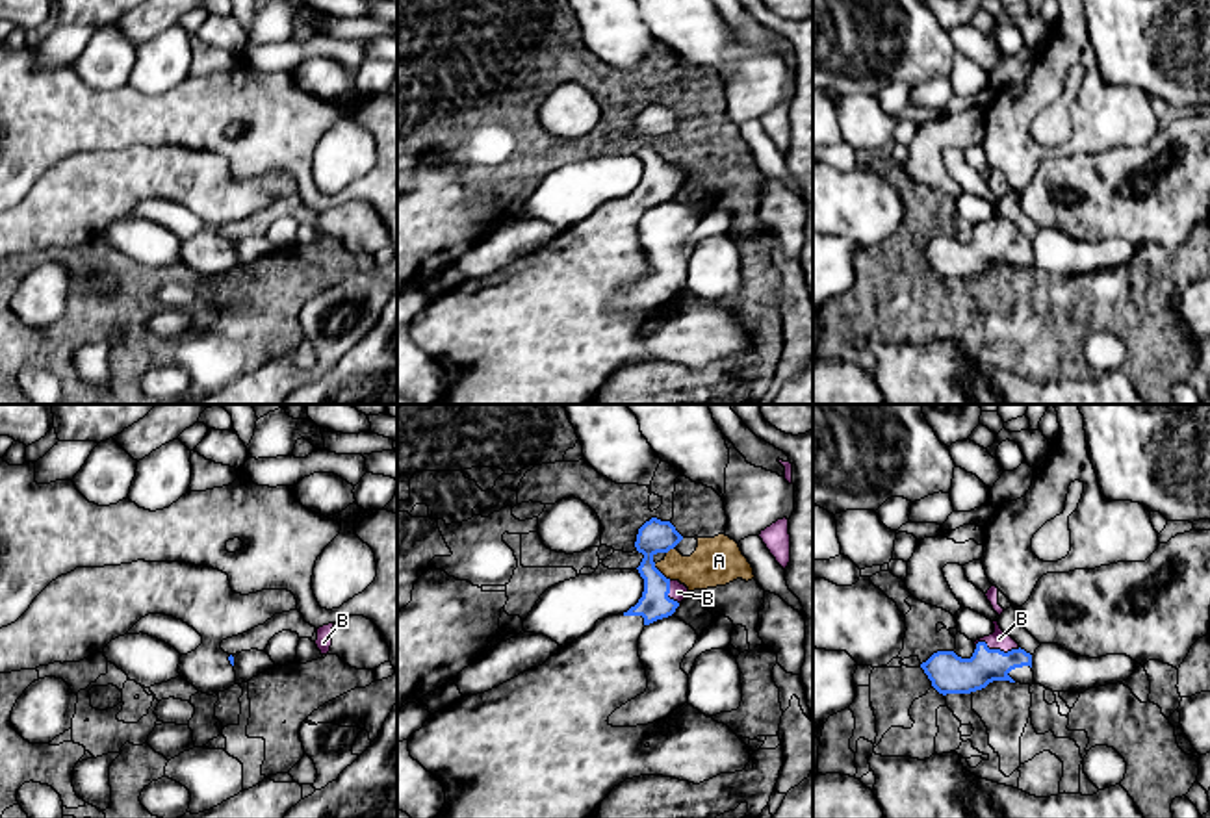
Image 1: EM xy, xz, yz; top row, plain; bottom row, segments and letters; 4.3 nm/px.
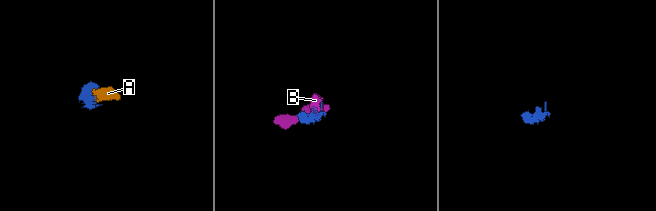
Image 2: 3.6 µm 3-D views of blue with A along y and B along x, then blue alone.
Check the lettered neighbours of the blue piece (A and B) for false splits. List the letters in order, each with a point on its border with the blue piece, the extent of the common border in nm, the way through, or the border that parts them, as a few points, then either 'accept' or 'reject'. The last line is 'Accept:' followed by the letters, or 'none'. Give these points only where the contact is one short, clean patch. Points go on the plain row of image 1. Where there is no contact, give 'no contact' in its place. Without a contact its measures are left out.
A: xz (661, 158) | 100 nm | along xz (654, 149), (670, 164) | reject
B: yz (997, 234) | 200 nm | accept
Accept: B

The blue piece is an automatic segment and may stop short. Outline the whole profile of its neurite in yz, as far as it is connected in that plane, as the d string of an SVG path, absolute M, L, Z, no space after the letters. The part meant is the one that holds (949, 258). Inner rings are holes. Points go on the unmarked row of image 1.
M998 206L993 210L993 219L974 226L971 243L961 243L954 236L937 236L920 249L939 278L971 278L993 265L1034 269L1032 239L1021 234Z

